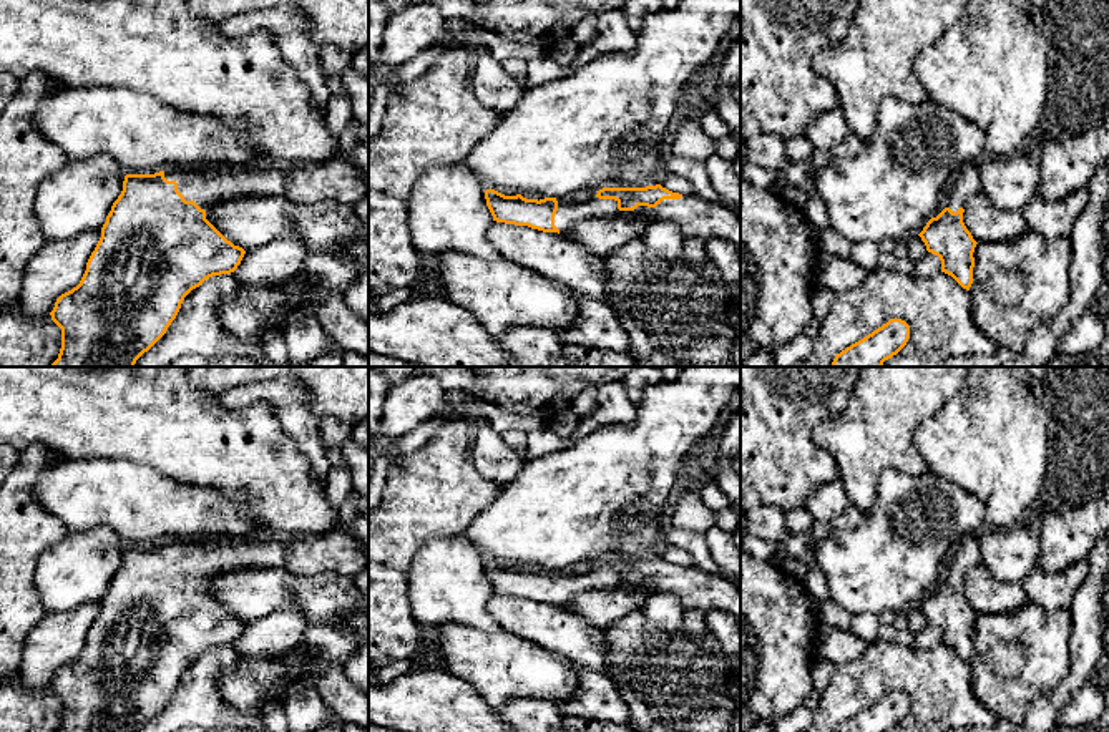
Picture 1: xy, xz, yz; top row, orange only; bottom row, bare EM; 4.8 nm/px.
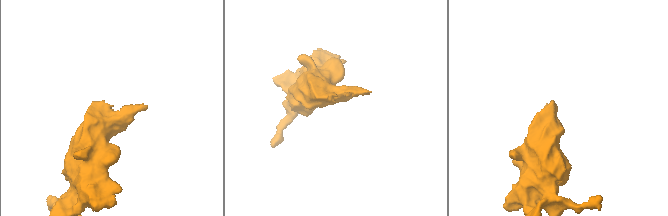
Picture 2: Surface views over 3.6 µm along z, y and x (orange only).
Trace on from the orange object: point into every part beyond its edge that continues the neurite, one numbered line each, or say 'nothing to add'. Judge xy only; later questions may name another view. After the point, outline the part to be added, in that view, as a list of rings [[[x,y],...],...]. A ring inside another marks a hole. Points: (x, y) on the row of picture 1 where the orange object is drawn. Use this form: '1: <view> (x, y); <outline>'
1: xy (337, 180); [[[330,158],[294,171],[276,171],[271,166],[184,166],[166,169],[164,178],[176,181],[184,199],[194,201],[204,211],[242,196],[282,196],[299,206],[334,201],[352,207],[369,193],[359,169],[345,158]]]

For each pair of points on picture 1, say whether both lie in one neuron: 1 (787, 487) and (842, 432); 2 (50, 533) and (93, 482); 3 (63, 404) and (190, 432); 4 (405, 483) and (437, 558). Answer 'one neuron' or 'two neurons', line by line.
1: two neurons
2: two neurons
3: one neuron
4: two neurons

